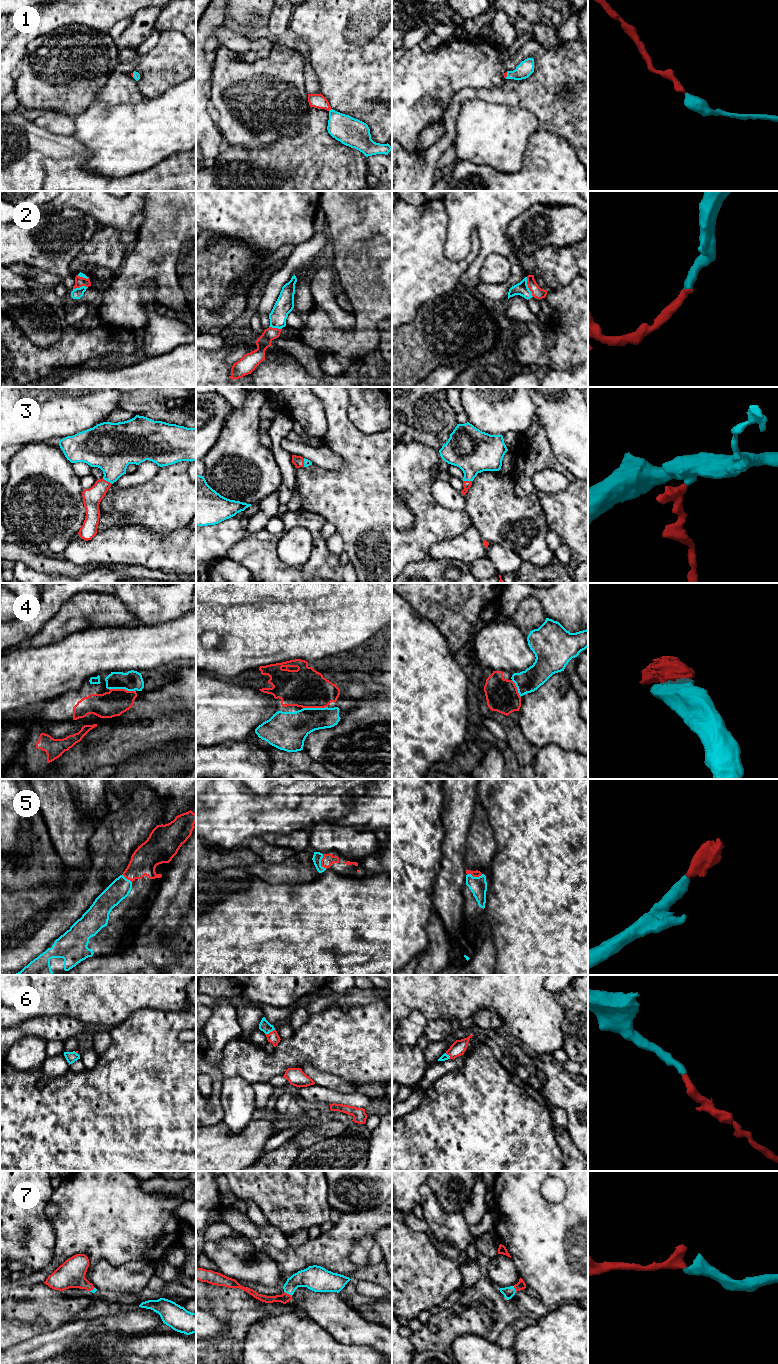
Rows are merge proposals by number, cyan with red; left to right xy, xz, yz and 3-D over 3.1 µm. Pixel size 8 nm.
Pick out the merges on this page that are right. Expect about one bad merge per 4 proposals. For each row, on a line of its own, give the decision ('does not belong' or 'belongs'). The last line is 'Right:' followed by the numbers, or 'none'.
1: belongs
2: belongs
3: belongs
4: belongs
5: belongs
6: belongs
7: belongs
Right: 1, 2, 3, 4, 5, 6, 7

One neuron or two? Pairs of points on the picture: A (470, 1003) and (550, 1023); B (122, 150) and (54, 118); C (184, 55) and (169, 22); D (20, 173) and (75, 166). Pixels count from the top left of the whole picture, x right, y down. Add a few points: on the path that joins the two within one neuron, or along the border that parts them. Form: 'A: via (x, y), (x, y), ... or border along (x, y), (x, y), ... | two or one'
A: via (490, 996), (515, 996), (530, 1011) | one
B: border along (74, 118), (74, 133), (72, 135) | two
C: border along (160, 32), (175, 30), (185, 37) | two
D: via (34, 173), (44, 173), (52, 166), (61, 166) | one

